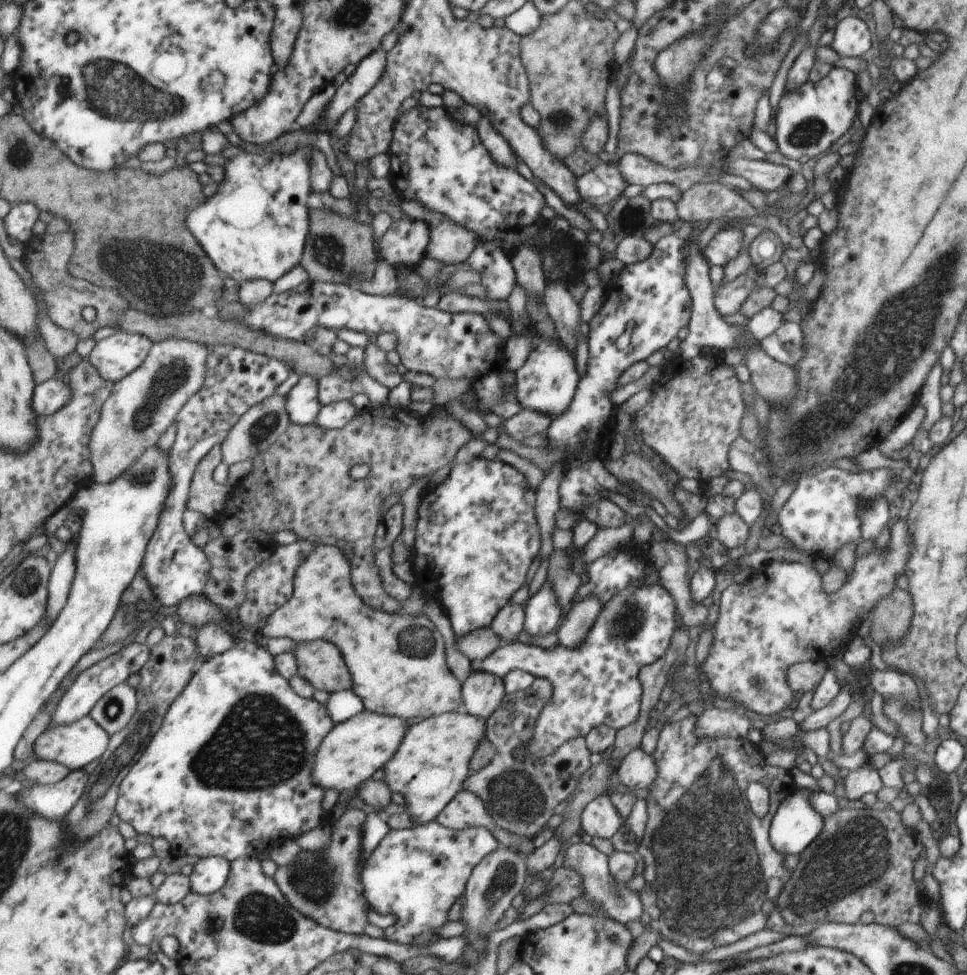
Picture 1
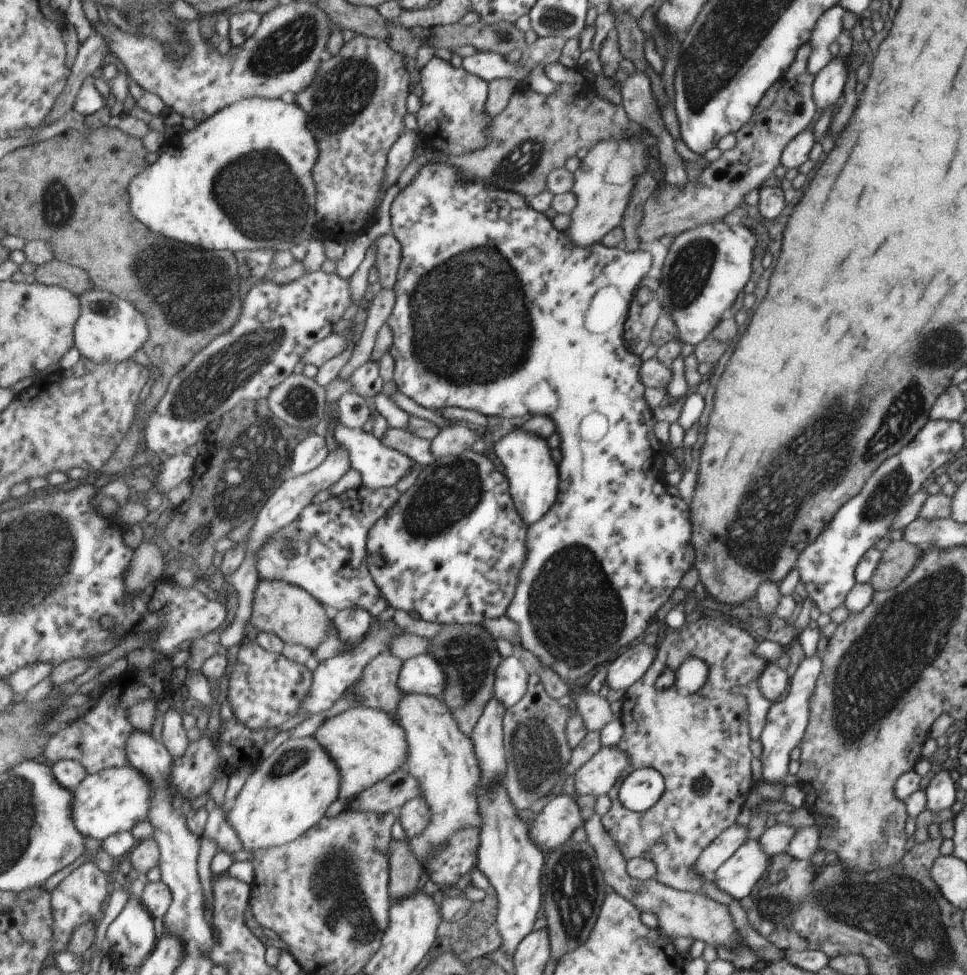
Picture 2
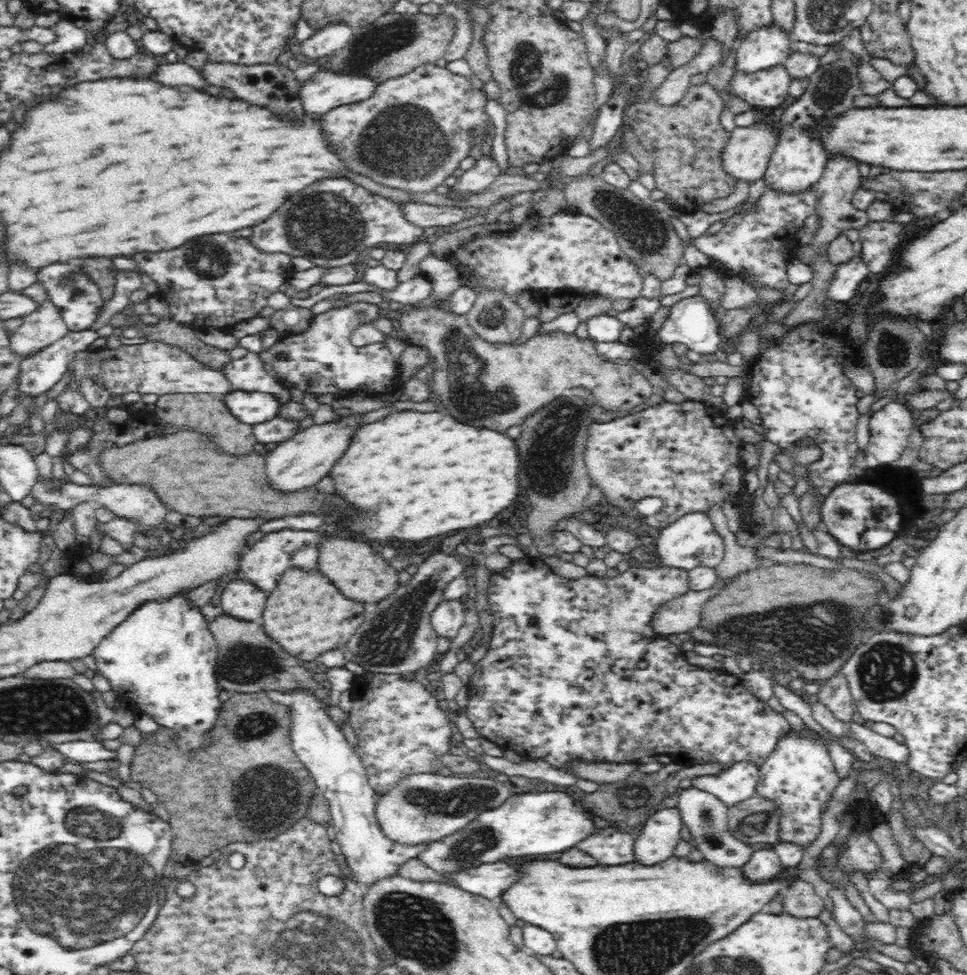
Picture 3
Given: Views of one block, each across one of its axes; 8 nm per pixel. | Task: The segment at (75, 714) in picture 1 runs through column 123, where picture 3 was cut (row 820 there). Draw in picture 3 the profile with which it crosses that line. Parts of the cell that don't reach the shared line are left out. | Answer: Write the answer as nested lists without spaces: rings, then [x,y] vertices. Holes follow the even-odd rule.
[[[666,804],[651,814],[635,838],[637,861],[650,866],[670,858],[676,844],[682,840],[685,823],[675,804]]]

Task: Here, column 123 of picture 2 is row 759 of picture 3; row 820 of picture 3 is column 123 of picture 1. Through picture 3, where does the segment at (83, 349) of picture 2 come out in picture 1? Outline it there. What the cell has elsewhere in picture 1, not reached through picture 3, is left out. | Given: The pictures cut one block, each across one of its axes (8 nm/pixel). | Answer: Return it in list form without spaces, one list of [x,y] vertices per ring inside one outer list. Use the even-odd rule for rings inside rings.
[[[122,331],[97,342],[90,361],[107,380],[123,380],[148,358],[154,342],[145,335]]]

